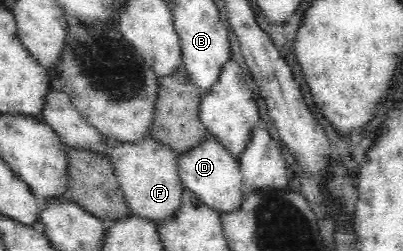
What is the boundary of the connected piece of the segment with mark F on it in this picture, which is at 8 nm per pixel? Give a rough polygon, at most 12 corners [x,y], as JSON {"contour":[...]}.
{"contour":[[149,133],[107,147],[130,213],[180,204],[176,153]]}

